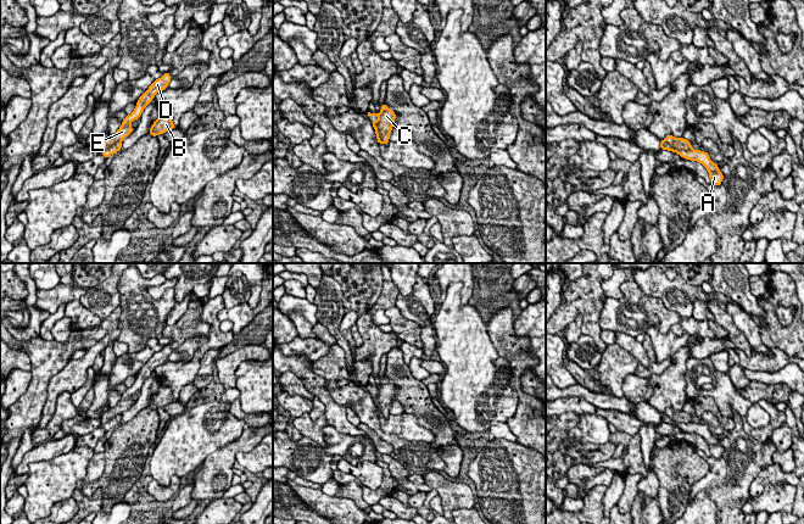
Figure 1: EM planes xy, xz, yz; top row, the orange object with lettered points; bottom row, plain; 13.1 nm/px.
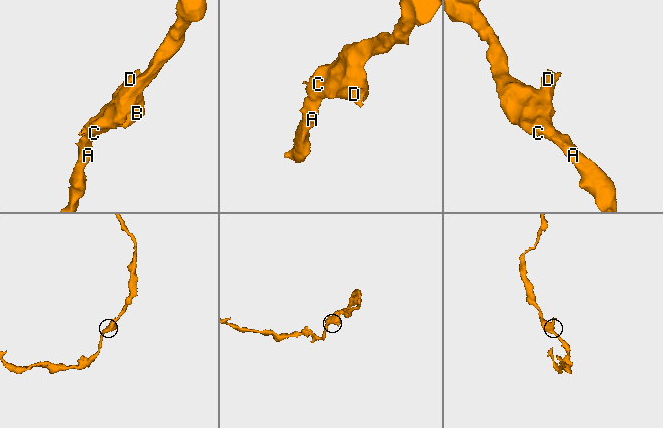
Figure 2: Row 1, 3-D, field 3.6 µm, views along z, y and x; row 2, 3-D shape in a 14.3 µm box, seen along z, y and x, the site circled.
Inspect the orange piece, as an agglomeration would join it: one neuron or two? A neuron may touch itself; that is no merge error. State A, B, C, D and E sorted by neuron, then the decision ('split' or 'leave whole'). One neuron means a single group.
A B C / D E | split

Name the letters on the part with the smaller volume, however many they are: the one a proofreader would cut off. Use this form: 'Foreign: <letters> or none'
Foreign: D, E

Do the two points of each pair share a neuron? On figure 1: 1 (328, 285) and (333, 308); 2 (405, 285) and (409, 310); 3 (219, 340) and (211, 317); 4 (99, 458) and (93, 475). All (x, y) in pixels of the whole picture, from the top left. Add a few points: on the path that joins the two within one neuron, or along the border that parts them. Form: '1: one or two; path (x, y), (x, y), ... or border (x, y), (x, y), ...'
1: one; path (329, 291), (329, 302)
2: two; border (417, 276), (413, 291), (407, 296)
3: one; path (216, 334), (215, 323)
4: one; path (98, 462), (94, 472)

